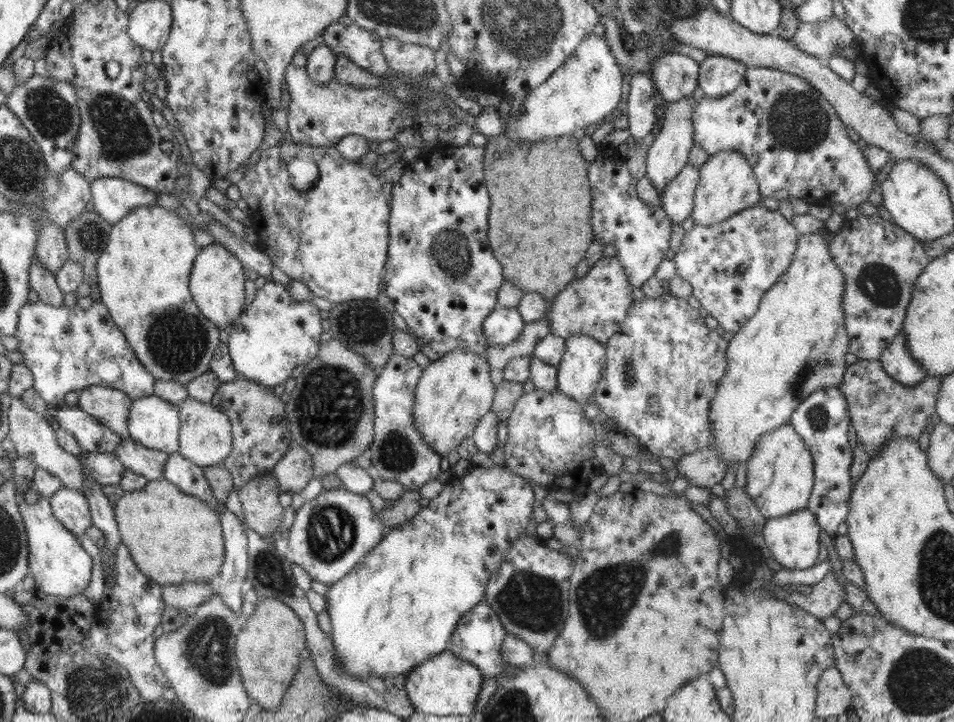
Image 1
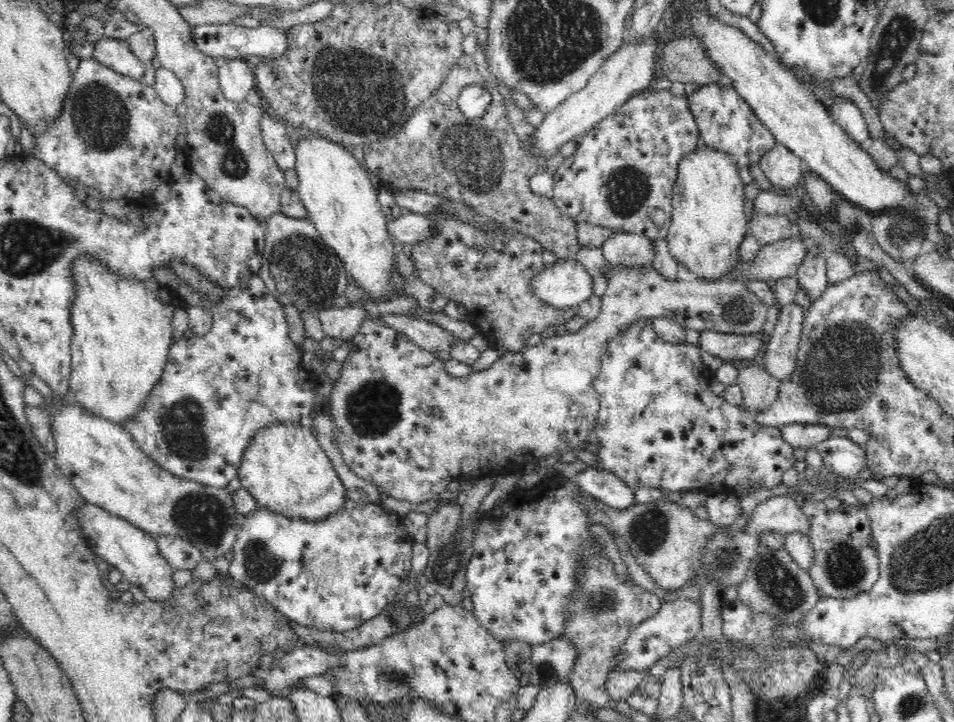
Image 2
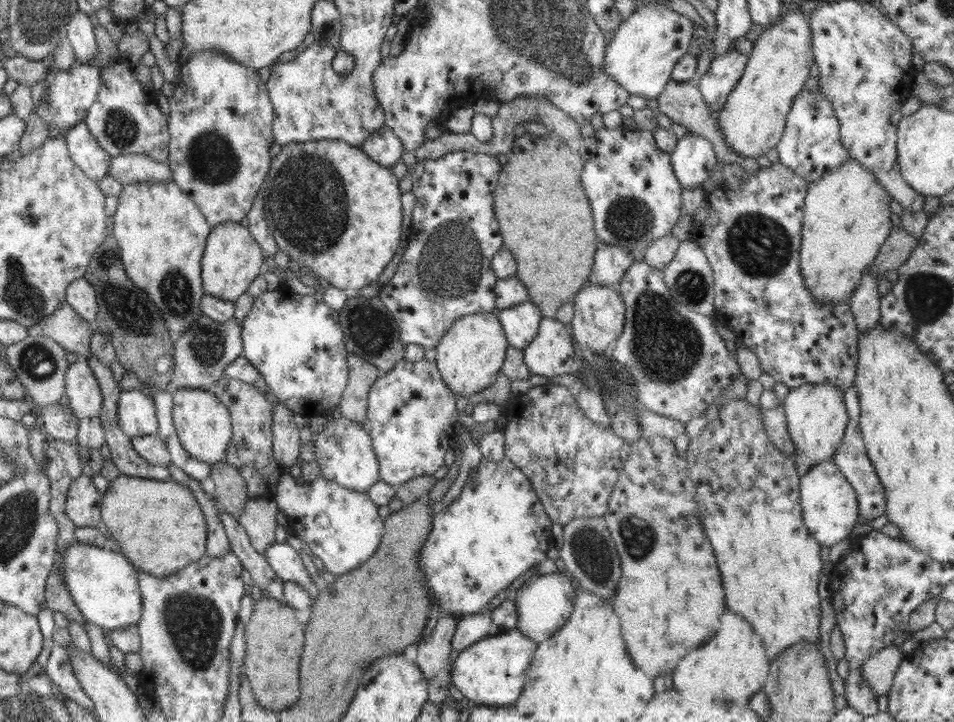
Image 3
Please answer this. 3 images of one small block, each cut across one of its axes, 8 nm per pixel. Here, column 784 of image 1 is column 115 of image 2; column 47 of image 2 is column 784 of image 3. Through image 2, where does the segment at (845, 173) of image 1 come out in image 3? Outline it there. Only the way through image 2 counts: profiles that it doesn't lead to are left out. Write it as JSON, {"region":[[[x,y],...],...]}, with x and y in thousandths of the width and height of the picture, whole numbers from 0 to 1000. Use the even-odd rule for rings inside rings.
{"region":[[[843,123],[832,136],[828,155],[824,161],[824,175],[818,197],[812,202],[818,227],[828,233],[847,255],[861,249],[866,238],[881,231],[890,213],[881,194],[878,163],[870,139],[862,127],[847,127]]]}

